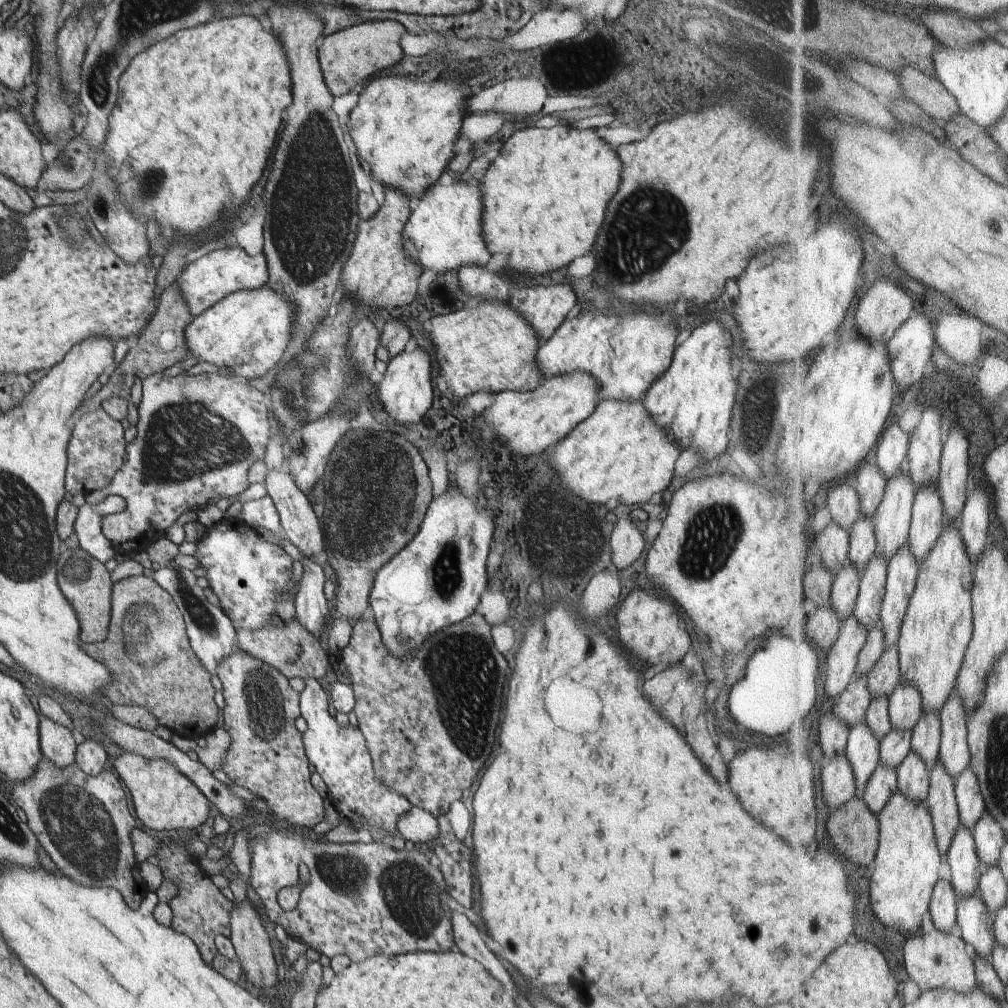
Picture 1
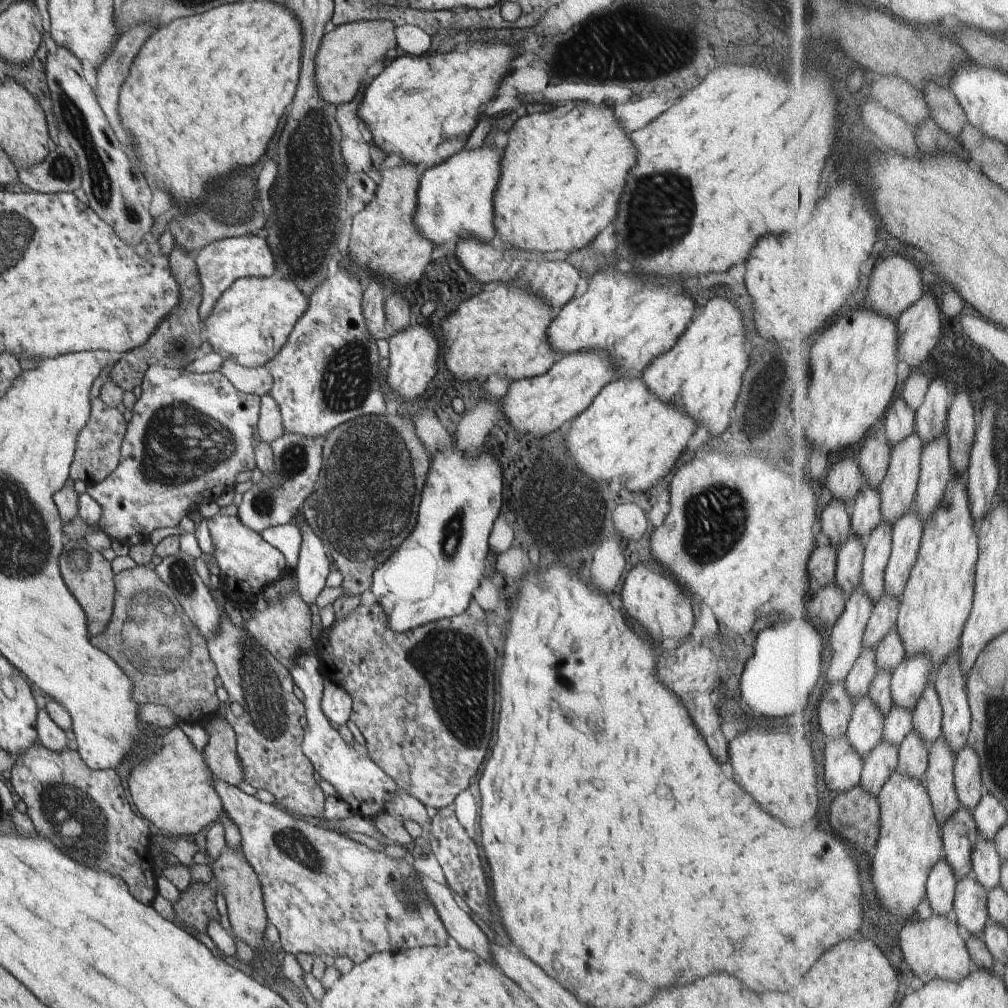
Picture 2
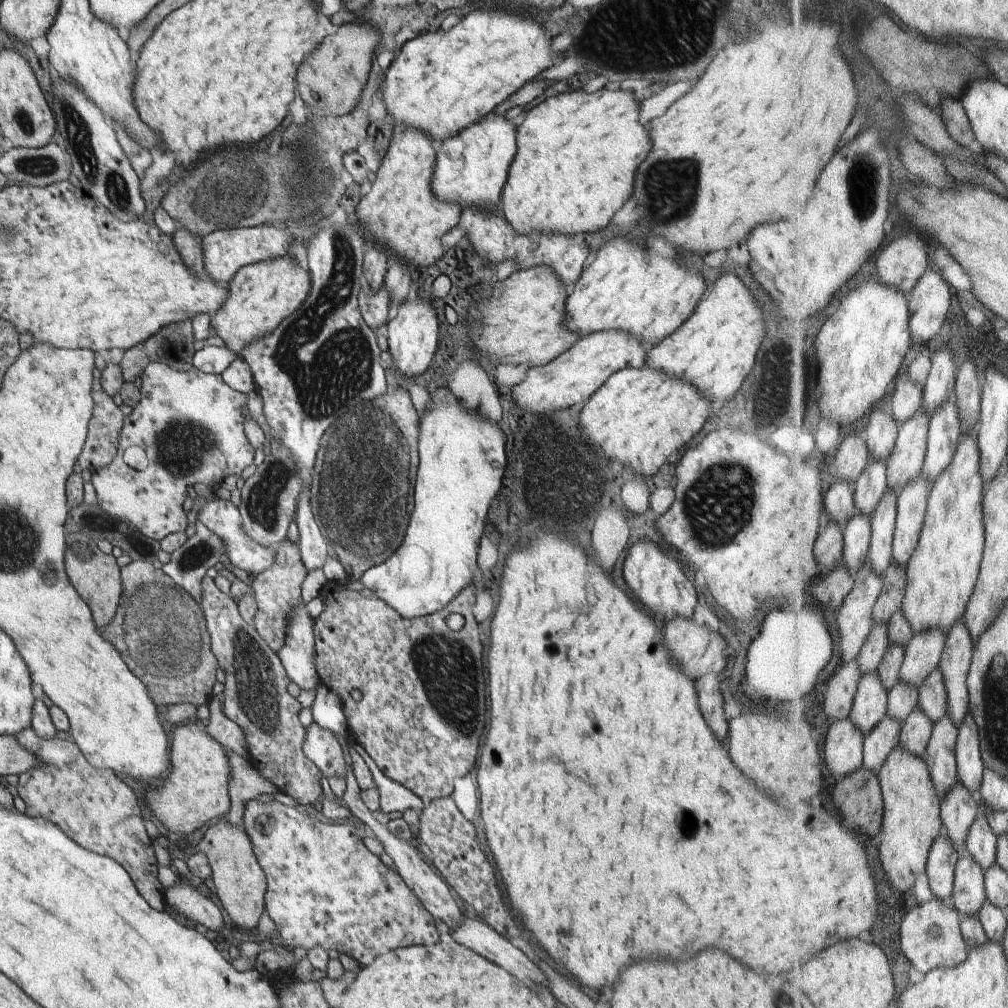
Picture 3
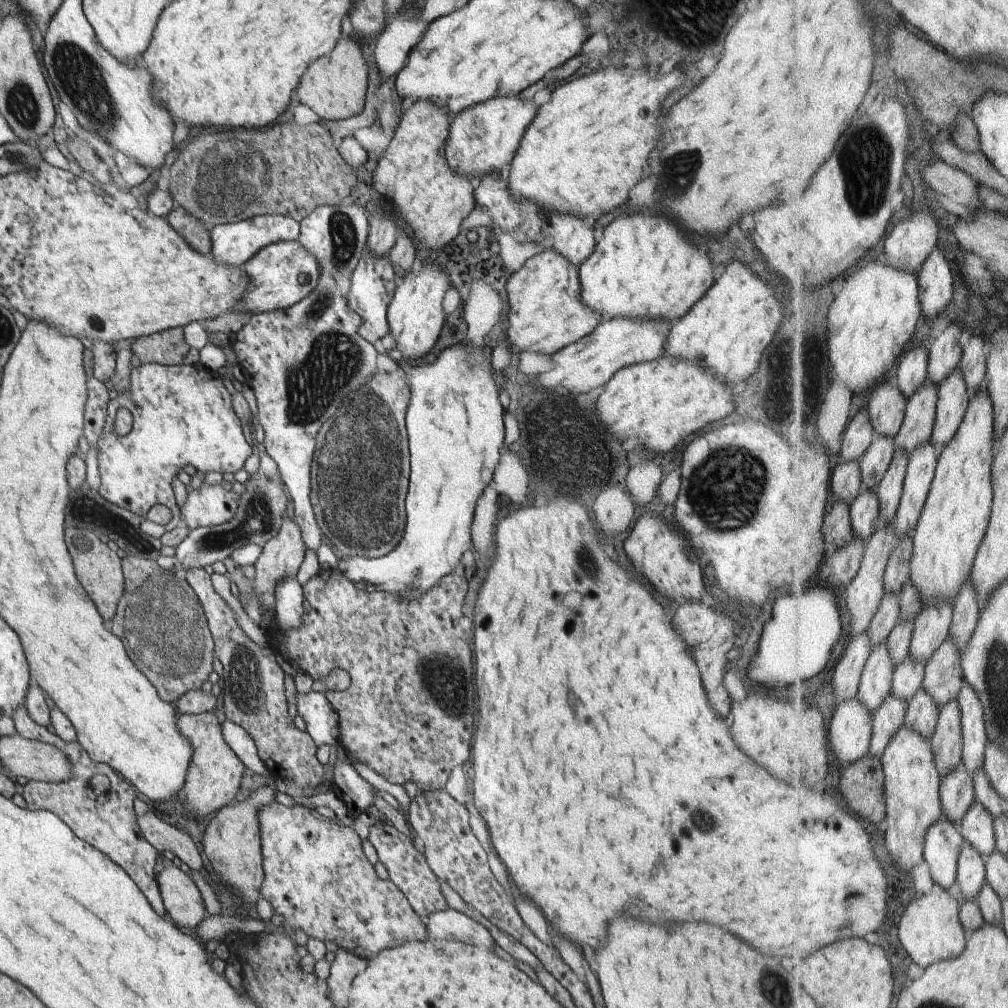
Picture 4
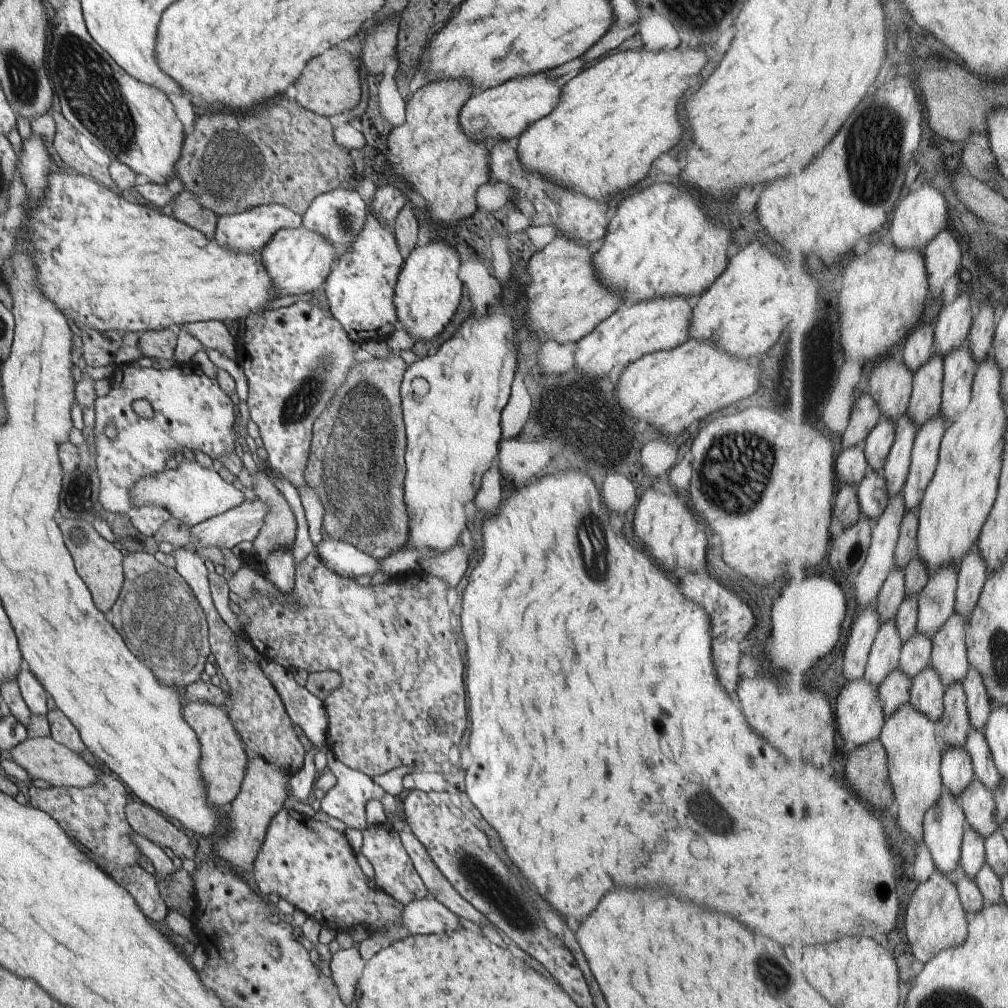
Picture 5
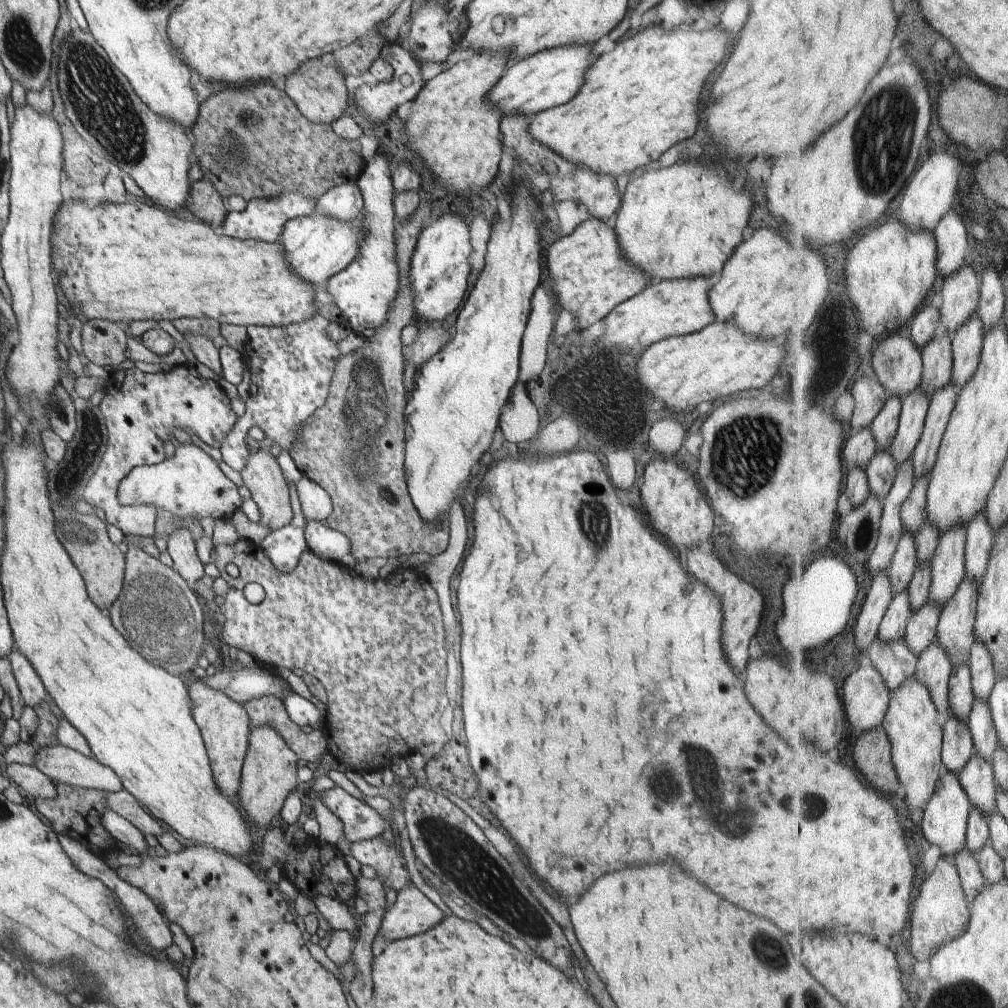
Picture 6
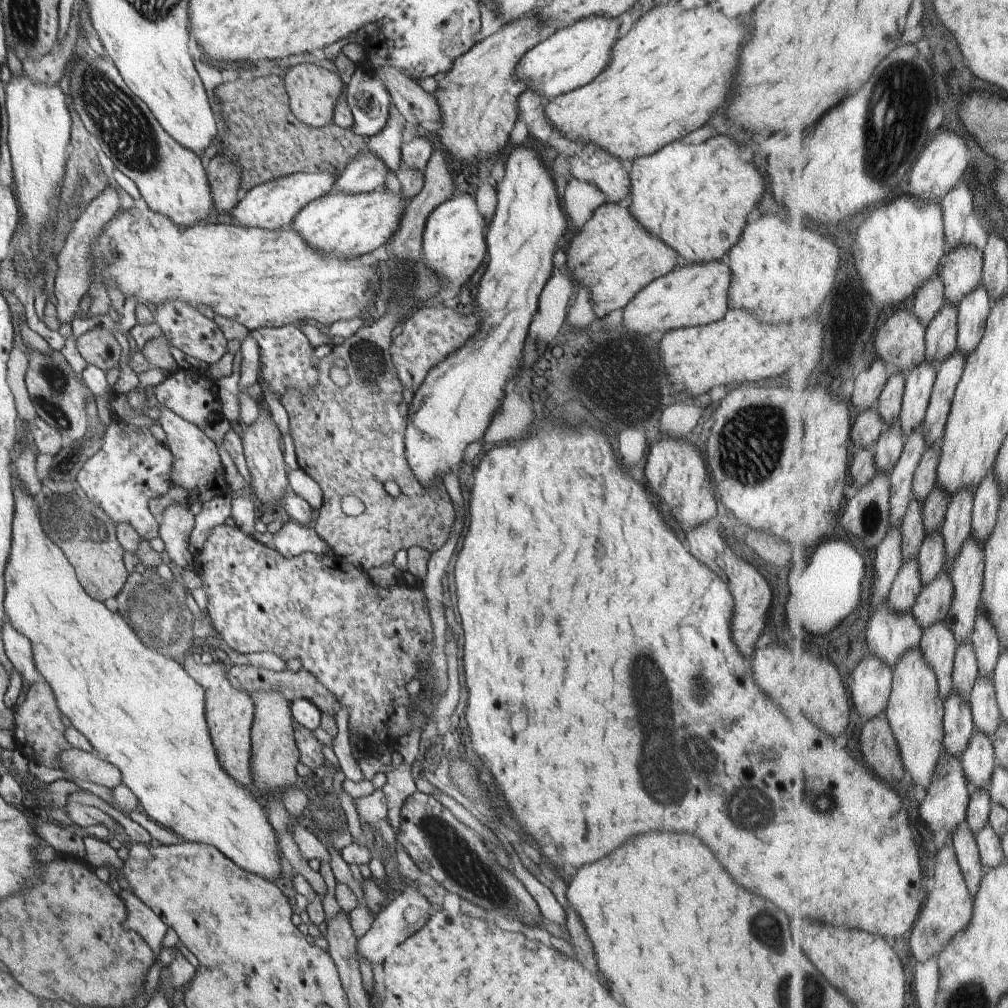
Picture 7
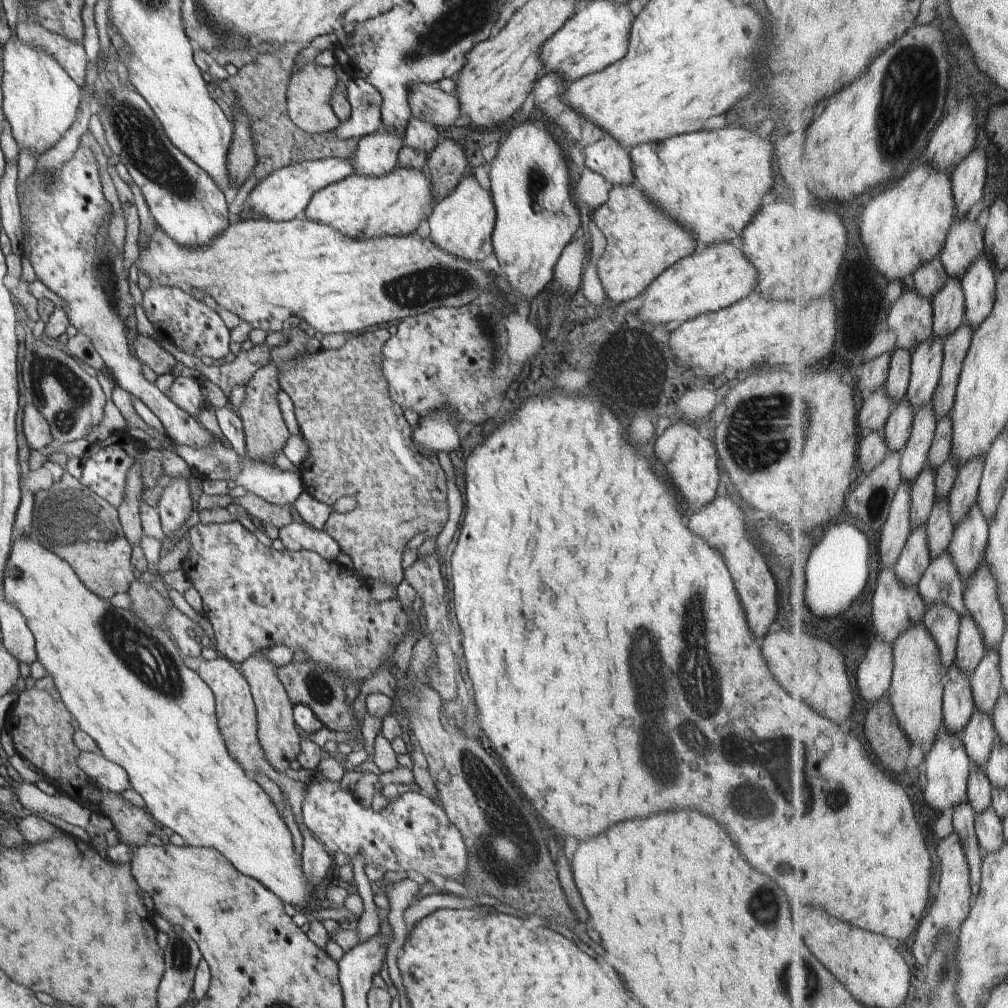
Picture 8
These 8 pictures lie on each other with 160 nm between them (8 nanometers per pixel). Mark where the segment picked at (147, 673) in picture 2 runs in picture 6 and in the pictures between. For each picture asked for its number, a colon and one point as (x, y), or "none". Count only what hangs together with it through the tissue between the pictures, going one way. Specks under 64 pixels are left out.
3: (164, 628)
4: (167, 635)
5: (156, 612)
6: (157, 610)

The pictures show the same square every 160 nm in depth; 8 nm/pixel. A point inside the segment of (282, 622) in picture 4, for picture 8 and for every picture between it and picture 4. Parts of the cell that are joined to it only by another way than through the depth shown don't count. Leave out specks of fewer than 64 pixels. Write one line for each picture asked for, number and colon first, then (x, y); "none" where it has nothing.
5: (279, 569)
6: (283, 547)
7: (293, 539)
8: (296, 536)

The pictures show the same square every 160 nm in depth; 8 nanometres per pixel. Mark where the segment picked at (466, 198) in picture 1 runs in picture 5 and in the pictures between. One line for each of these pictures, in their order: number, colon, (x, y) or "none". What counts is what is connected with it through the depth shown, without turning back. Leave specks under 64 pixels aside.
2: (455, 200)
3: (471, 168)
4: (483, 139)
5: (502, 113)

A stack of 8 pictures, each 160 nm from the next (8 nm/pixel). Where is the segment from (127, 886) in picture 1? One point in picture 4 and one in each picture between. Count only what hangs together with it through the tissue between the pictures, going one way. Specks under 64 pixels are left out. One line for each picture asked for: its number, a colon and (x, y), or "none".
2: (85, 813)
3: (94, 807)
4: (97, 803)

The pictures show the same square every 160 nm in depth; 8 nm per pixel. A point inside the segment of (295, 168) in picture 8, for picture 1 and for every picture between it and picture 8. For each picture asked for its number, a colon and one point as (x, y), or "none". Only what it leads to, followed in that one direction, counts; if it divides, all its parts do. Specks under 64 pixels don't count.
1: (205, 281)
2: (219, 264)
3: (226, 251)
4: (233, 244)
5: (247, 232)
6: (263, 219)
7: (272, 205)

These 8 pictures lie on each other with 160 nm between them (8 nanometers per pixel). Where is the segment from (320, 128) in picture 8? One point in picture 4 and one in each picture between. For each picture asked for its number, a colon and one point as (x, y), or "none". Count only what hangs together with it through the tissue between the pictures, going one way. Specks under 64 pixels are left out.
4: (335, 86)
5: (330, 83)
6: (319, 91)
7: (313, 91)

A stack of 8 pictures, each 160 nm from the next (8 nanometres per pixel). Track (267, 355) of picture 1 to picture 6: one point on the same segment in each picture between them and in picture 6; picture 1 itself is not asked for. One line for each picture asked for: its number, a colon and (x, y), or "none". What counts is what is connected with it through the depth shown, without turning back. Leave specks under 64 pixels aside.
2: (251, 321)
3: (260, 296)
4: (283, 273)
5: (298, 260)
6: (316, 247)

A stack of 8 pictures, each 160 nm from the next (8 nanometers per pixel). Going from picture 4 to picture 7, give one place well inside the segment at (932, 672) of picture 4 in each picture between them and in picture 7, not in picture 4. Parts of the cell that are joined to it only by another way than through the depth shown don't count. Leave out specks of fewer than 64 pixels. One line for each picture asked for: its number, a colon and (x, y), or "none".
5: (951, 658)
6: (957, 629)
7: (969, 573)

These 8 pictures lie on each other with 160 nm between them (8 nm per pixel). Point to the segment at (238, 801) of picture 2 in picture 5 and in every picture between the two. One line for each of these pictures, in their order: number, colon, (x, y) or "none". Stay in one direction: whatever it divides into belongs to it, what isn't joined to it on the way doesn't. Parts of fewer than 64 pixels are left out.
3: (325, 889)
4: (317, 876)
5: (309, 863)

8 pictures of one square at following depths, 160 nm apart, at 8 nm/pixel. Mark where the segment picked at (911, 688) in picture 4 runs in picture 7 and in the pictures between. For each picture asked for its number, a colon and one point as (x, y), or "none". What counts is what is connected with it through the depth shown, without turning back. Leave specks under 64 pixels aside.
5: (917, 656)
6: (922, 633)
7: (934, 605)

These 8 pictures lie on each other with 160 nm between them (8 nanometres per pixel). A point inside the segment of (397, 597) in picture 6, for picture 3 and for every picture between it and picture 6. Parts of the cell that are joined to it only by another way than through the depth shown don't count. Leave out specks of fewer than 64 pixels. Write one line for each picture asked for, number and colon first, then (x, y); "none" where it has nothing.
3: (380, 663)
4: (410, 660)
5: (402, 701)

